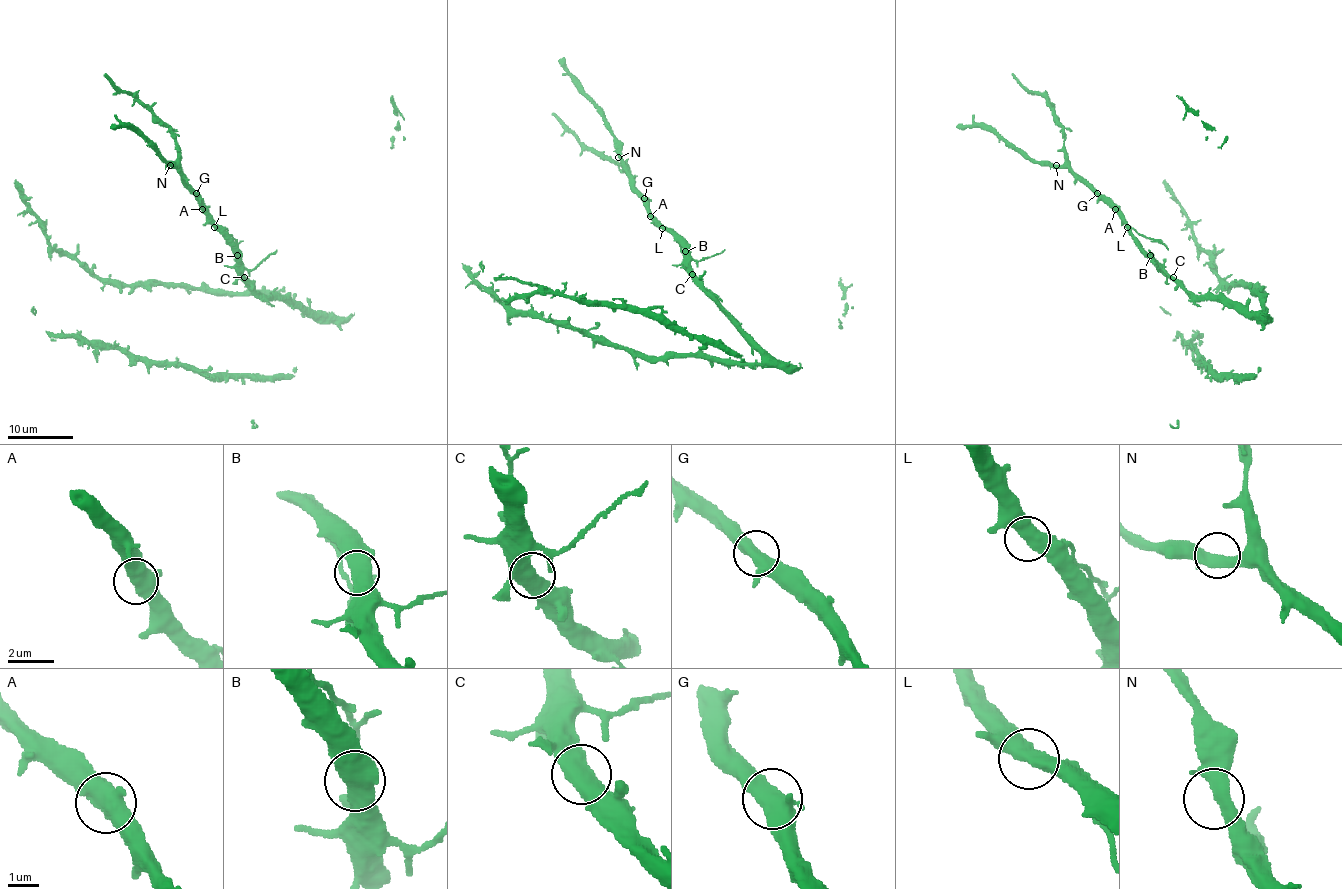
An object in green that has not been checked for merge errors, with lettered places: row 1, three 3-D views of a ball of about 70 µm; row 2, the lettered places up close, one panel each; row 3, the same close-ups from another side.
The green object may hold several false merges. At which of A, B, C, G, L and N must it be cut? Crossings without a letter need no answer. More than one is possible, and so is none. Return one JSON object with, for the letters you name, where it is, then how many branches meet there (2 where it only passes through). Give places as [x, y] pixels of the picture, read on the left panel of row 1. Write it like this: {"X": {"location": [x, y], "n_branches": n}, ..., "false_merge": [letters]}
{"false_merge": []}

